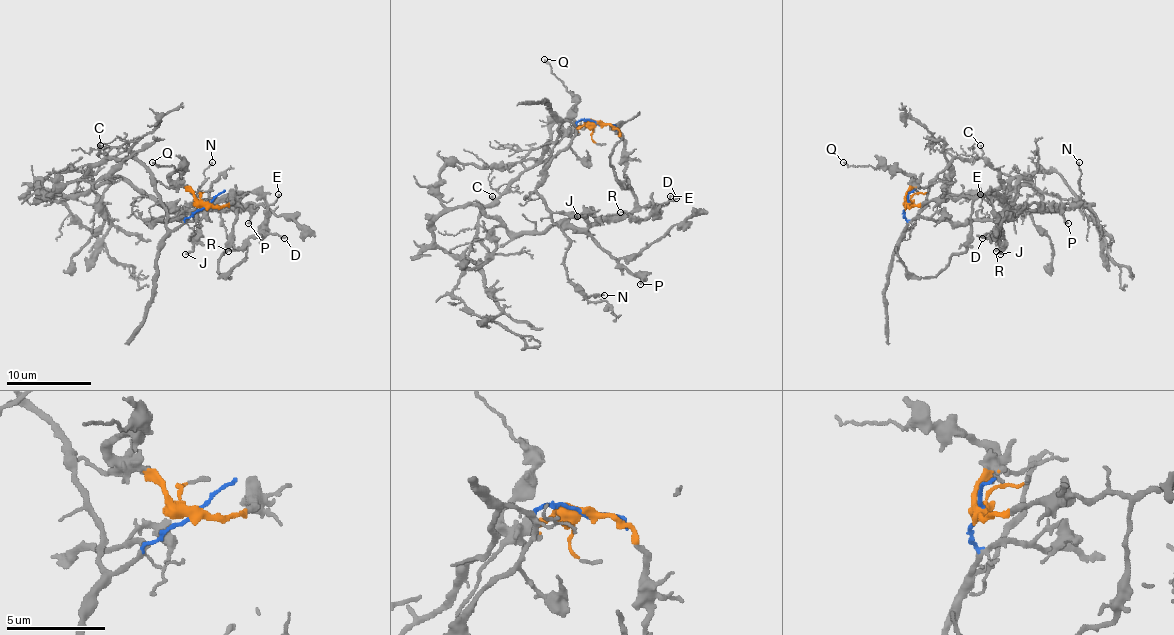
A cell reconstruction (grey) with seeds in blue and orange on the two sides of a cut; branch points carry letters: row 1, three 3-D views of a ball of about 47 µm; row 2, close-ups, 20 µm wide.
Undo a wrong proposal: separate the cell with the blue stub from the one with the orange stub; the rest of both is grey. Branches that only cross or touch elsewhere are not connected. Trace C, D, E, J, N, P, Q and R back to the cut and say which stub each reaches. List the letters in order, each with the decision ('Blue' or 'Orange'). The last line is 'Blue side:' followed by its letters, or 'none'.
C: Blue
D: Orange
E: Orange
J: Orange
N: Blue
P: Orange
Q: Orange
R: Orange
Blue side: C, N

